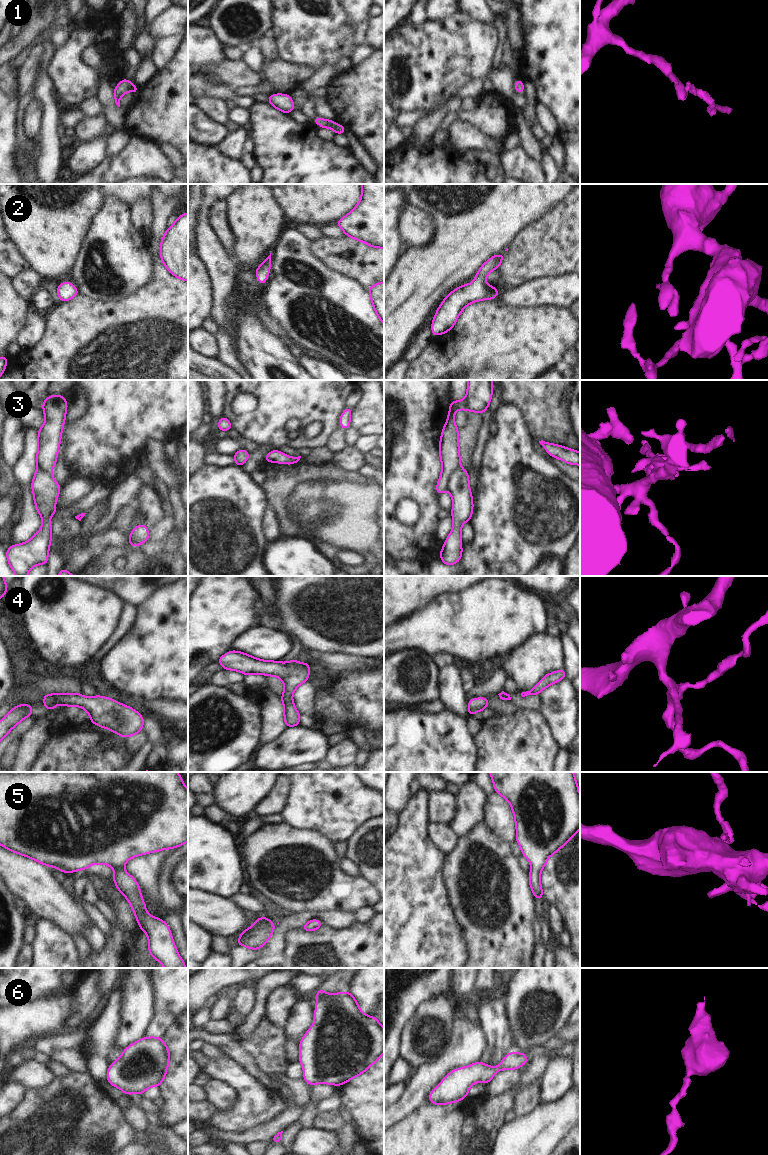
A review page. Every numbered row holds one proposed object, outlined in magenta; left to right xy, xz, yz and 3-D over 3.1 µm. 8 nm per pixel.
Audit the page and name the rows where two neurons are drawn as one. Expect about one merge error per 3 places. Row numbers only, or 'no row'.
no row

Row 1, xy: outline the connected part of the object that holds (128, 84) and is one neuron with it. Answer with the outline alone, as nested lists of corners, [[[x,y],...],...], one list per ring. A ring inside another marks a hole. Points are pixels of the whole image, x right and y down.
[[[125,78],[120,81],[120,84],[114,88],[113,94],[115,103],[118,107],[120,107],[120,99],[125,94],[126,91],[133,91],[134,96],[137,95],[139,87],[134,86],[133,83]]]

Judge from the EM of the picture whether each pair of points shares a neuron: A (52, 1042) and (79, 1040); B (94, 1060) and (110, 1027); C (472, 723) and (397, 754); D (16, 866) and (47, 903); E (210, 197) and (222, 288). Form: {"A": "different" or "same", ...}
{"A": "same", "B": "same", "C": "different", "D": "same", "E": "same"}

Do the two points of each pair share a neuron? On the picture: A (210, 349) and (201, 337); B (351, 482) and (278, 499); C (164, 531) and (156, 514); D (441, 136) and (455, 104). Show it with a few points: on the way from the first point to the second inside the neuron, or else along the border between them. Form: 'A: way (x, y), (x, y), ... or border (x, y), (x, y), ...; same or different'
A: way (207, 346), (201, 340); same
B: way (333, 500), (296, 501); same
C: border (164, 516), (148, 528); different
D: border (440, 125), (430, 142); different

